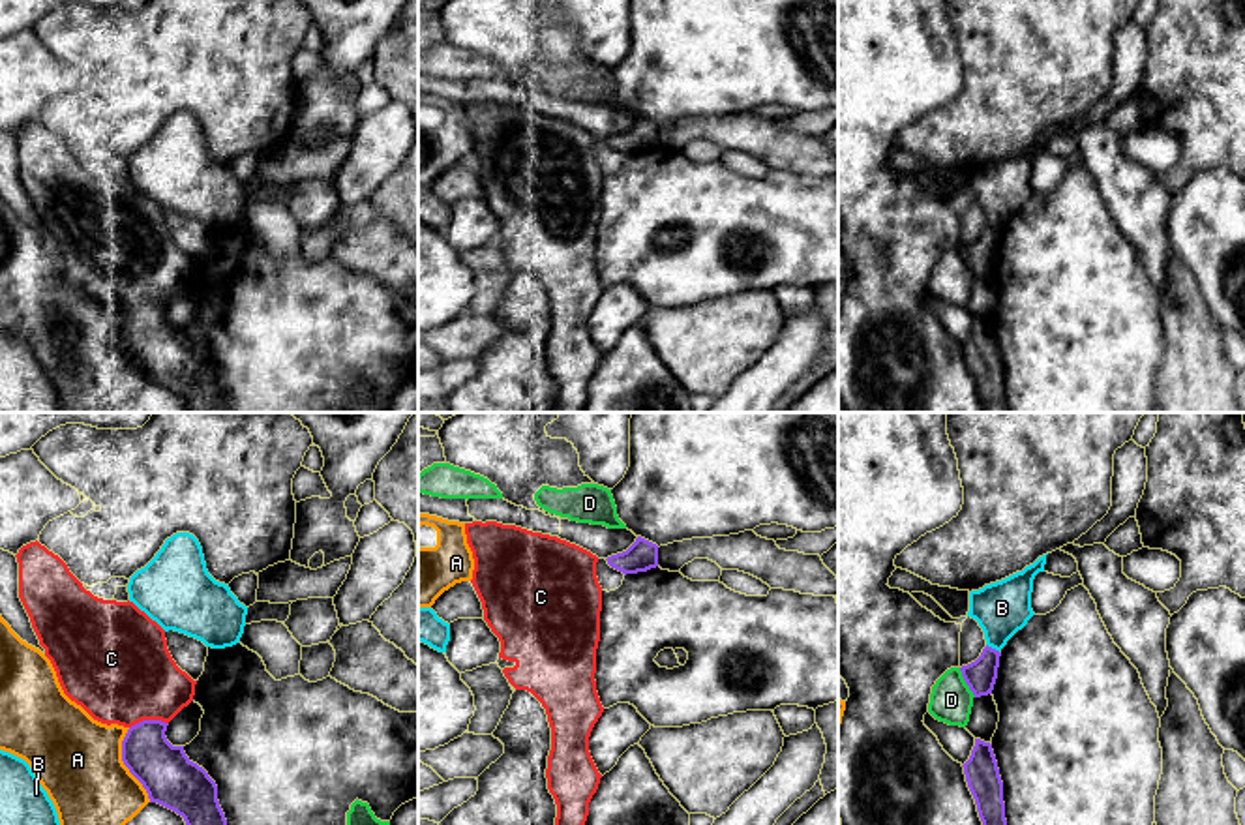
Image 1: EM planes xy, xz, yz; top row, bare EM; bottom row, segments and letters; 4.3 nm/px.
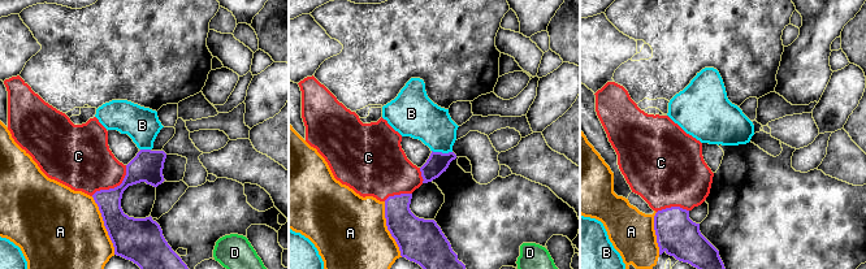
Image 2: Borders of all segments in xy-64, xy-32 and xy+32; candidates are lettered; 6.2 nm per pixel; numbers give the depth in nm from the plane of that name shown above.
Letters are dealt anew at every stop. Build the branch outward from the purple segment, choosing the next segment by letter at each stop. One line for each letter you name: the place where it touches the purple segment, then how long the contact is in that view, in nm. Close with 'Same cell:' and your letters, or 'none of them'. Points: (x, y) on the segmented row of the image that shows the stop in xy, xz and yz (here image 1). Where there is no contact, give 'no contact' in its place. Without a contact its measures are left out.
Same cell: none of them

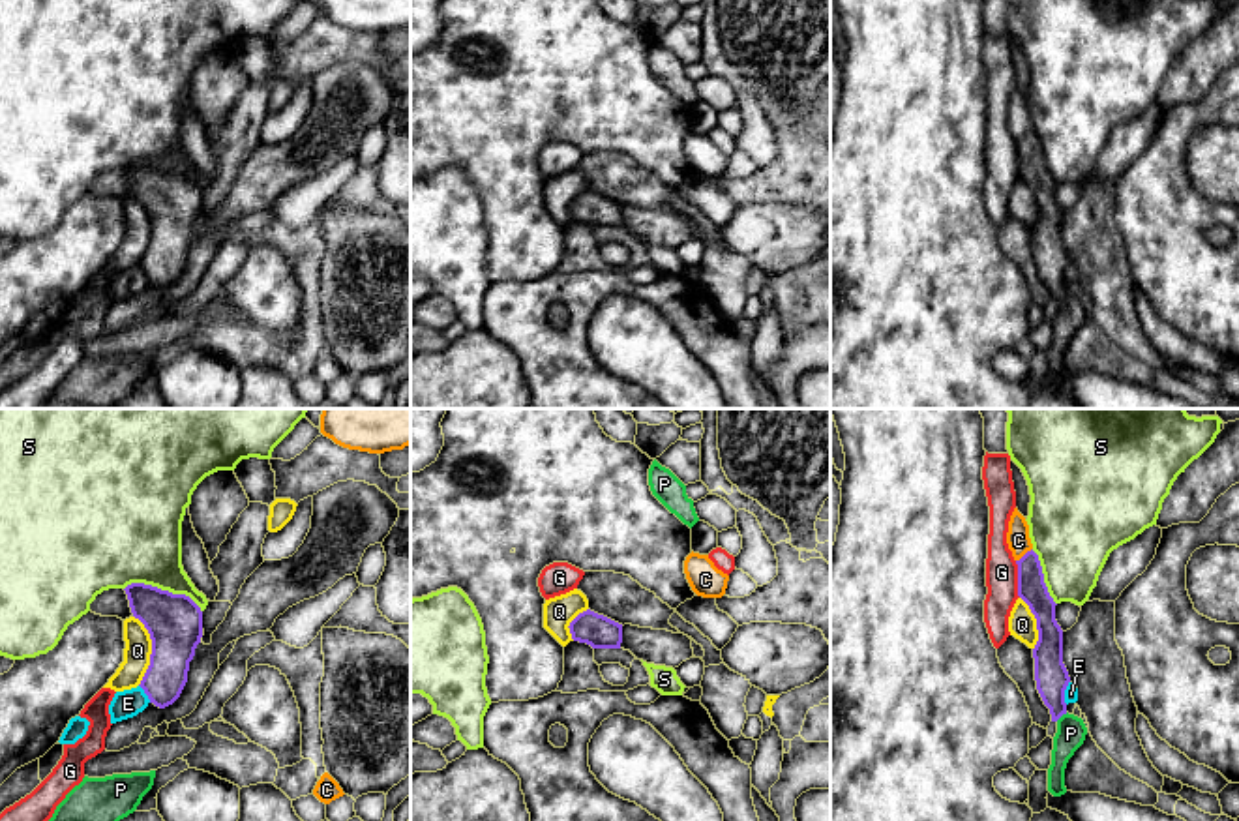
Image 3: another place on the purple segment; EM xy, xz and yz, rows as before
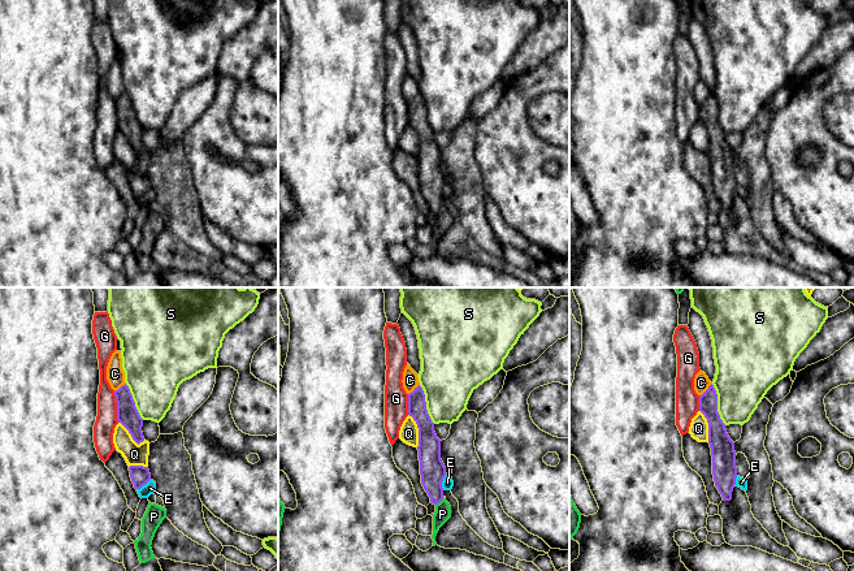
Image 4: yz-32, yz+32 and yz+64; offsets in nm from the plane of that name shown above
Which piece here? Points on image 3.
P: meets purple in yz at (1061, 715); contact 70 nm long
Same cell: P

